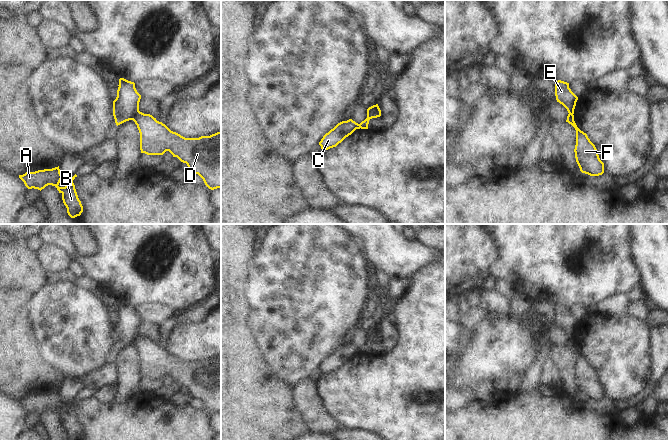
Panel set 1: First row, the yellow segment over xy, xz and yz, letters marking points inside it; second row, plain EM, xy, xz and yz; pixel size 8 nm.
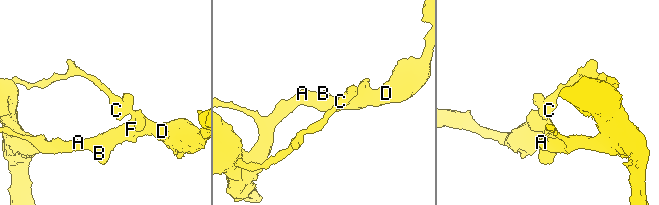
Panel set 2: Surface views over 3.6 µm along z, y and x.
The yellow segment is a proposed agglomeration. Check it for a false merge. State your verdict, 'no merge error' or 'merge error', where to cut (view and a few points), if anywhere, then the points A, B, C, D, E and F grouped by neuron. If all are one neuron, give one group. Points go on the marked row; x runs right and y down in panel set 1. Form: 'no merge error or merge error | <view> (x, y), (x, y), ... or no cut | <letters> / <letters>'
merge error | xy (138, 110), (131, 119) | A B D F / C E

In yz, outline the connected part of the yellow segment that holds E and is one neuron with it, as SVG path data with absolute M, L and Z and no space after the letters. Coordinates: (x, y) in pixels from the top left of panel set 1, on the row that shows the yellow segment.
M558 80L555 82L555 96L557 102L562 104L569 114L574 114L578 97L569 88L569 83Z

